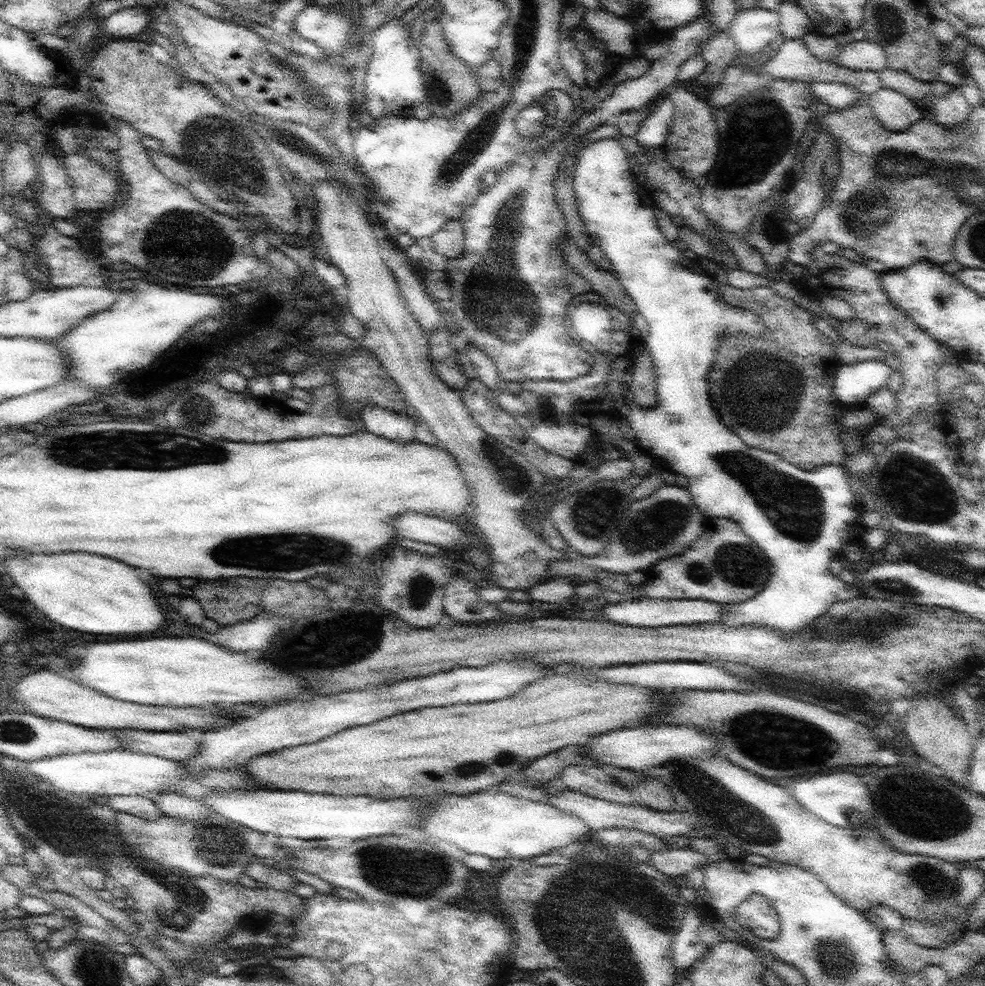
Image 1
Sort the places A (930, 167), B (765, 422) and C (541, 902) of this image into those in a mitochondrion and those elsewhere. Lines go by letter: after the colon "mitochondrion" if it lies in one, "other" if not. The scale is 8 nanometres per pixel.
A: other
B: mitochondrion
C: mitochondrion

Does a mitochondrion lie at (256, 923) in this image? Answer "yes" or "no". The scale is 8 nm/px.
no

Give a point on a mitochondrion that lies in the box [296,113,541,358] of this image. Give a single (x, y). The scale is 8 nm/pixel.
(509, 214)

